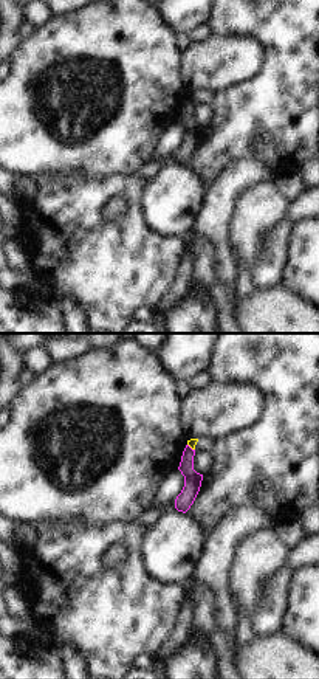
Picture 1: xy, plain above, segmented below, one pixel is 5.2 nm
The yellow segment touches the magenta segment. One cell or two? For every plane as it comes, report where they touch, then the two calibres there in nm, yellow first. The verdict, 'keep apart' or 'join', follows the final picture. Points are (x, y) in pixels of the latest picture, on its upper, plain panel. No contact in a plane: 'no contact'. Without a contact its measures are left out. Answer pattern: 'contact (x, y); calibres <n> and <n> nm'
contact (191, 99); calibres 50 and 100 nm

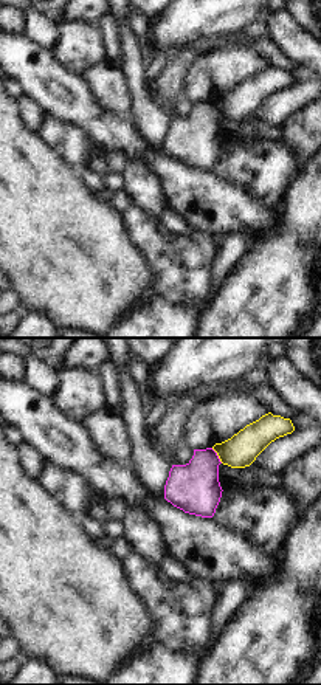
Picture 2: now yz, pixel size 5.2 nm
contact (217, 107); calibres 170 and 260 nm

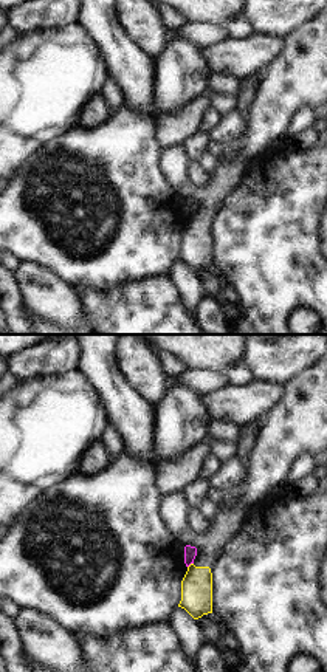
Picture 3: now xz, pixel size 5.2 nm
contact (189, 219); calibres 160 and 60 nm

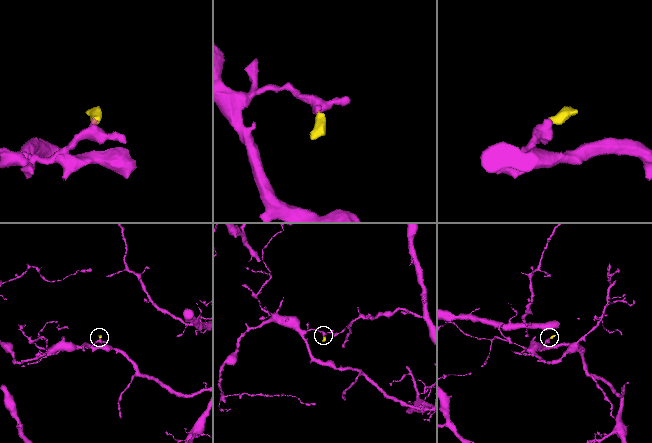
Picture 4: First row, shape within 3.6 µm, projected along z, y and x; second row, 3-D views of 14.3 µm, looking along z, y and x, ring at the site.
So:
keep apart

